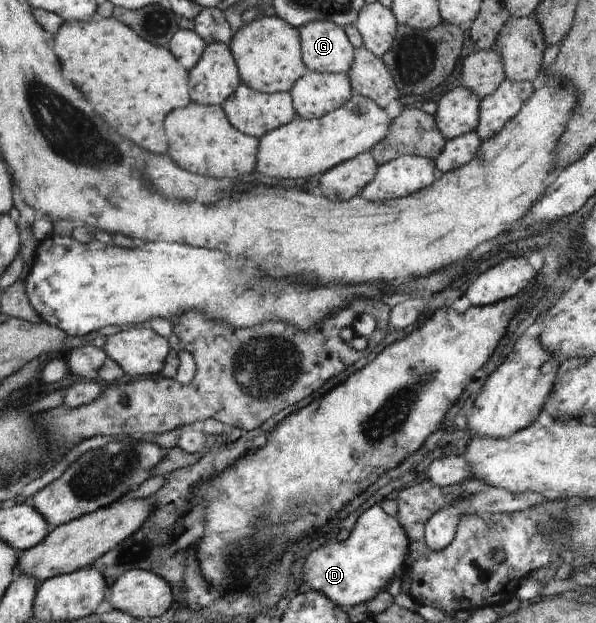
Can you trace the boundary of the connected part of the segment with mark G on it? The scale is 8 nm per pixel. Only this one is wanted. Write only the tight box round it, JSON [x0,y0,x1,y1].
[298,21,355,73]

